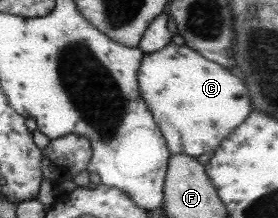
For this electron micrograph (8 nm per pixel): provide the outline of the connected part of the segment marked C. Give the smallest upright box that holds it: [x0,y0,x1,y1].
[137,42,252,158]

